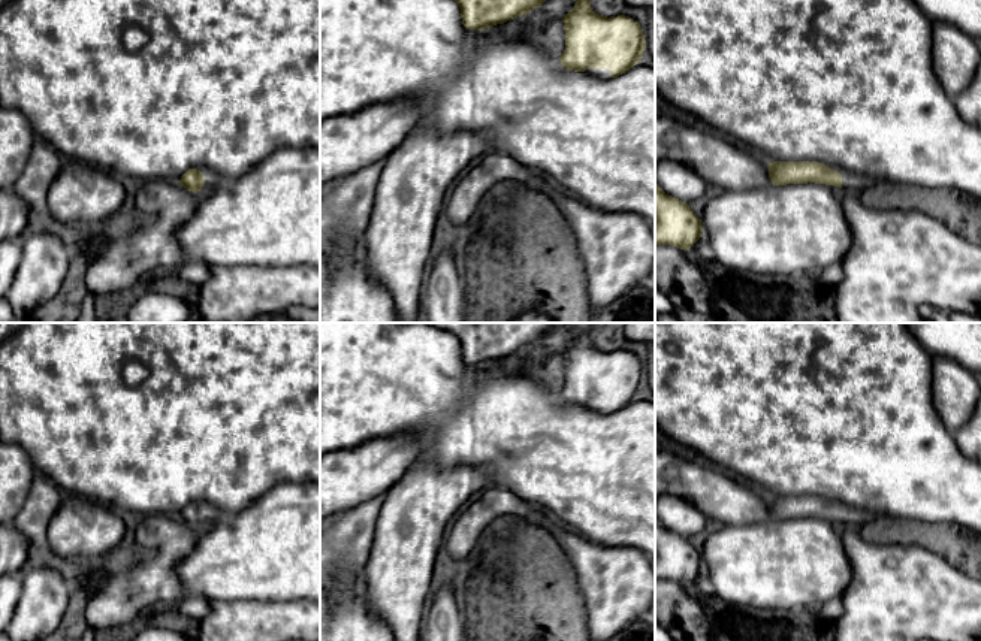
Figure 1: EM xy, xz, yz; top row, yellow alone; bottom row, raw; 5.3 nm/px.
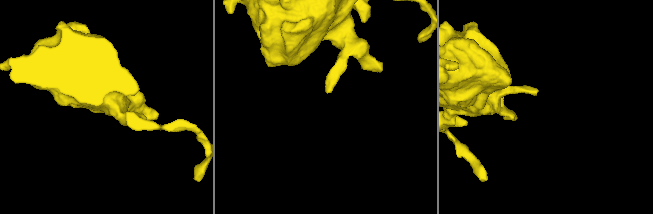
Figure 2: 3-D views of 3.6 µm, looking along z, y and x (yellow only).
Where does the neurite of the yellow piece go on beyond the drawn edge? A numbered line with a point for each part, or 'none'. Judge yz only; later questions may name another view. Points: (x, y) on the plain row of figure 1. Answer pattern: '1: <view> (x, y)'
1: yz (859, 517)

